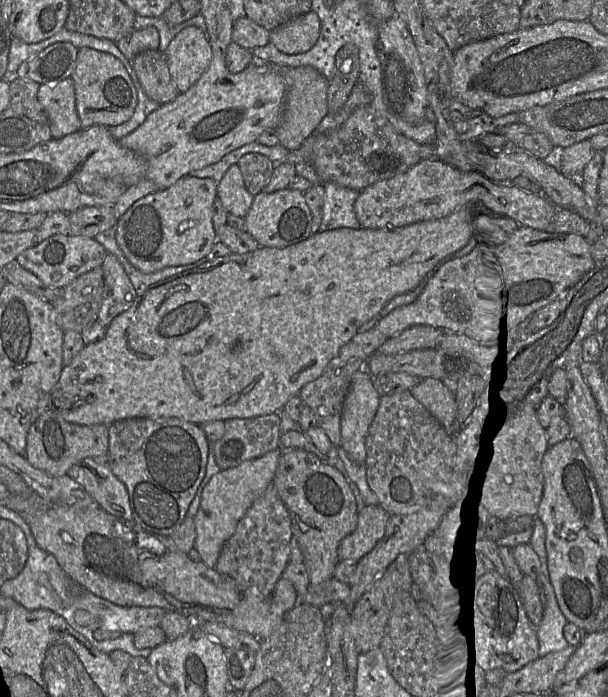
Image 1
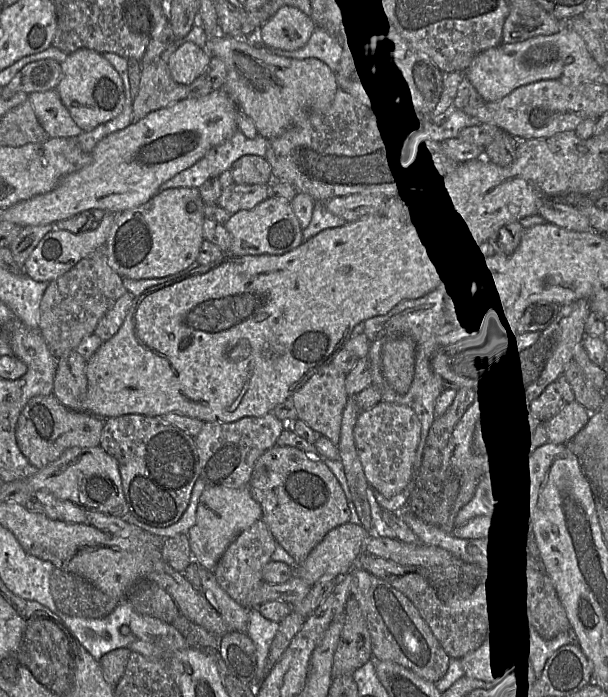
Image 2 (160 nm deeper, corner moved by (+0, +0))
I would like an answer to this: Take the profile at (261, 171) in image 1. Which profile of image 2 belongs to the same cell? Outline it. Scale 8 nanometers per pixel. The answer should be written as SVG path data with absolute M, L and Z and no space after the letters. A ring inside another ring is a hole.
M244 155L233 162L231 175L236 184L269 184L272 181L272 169L265 157Z

